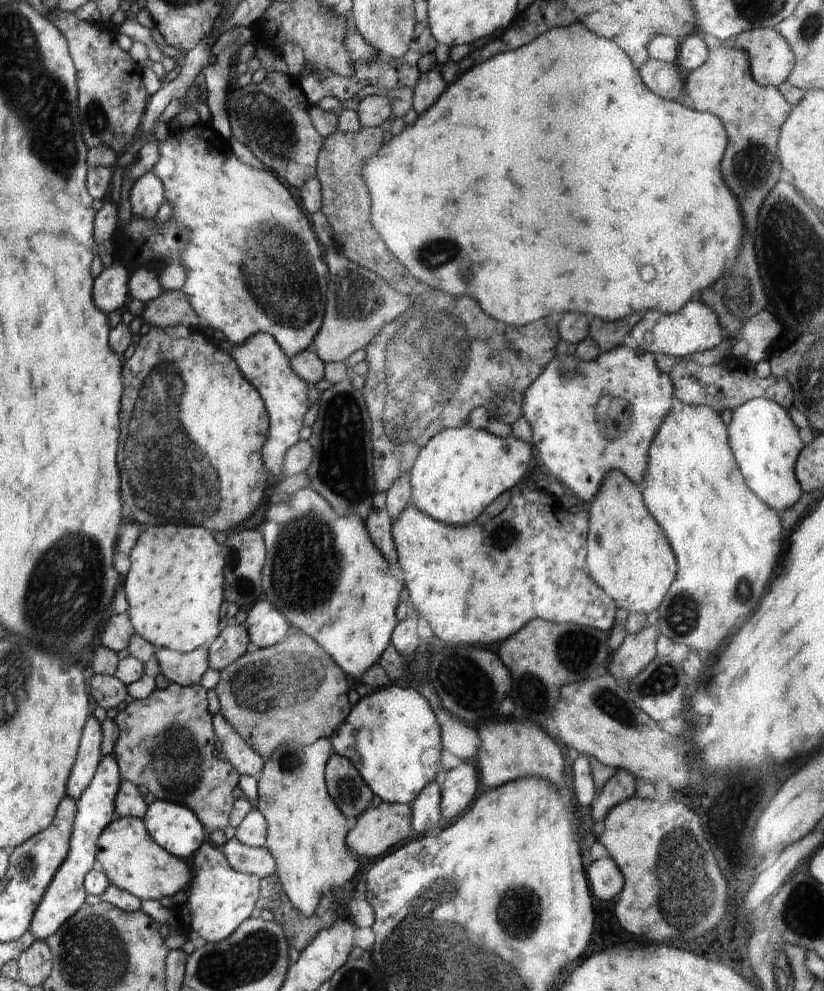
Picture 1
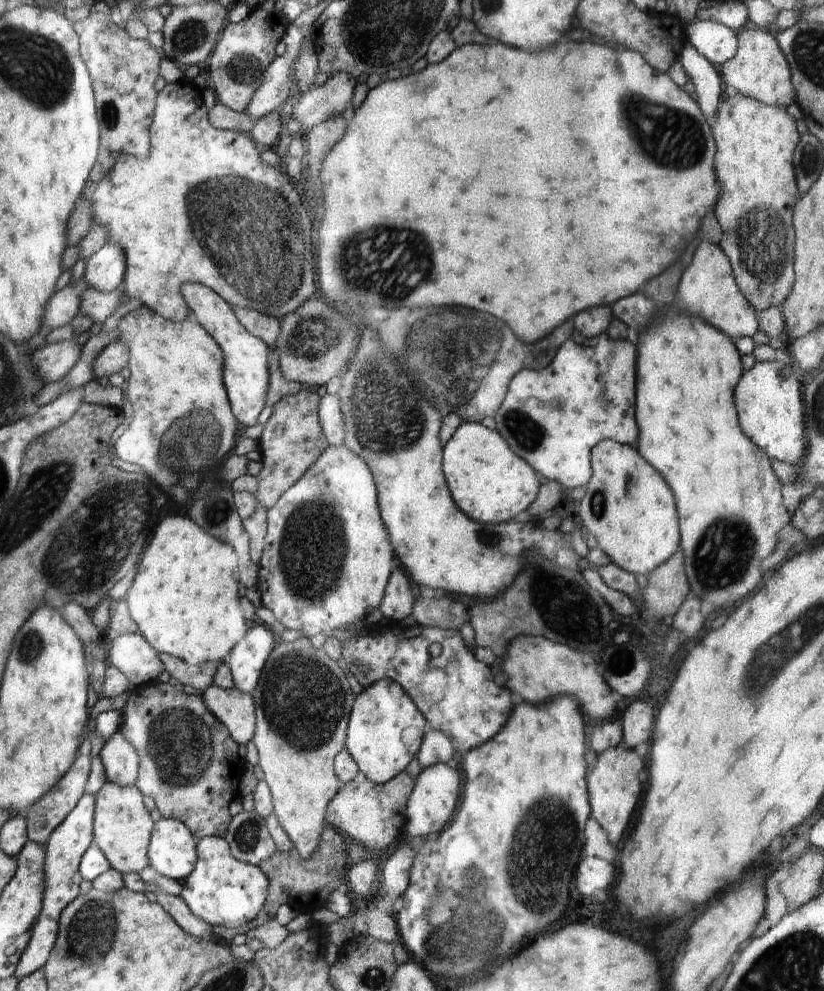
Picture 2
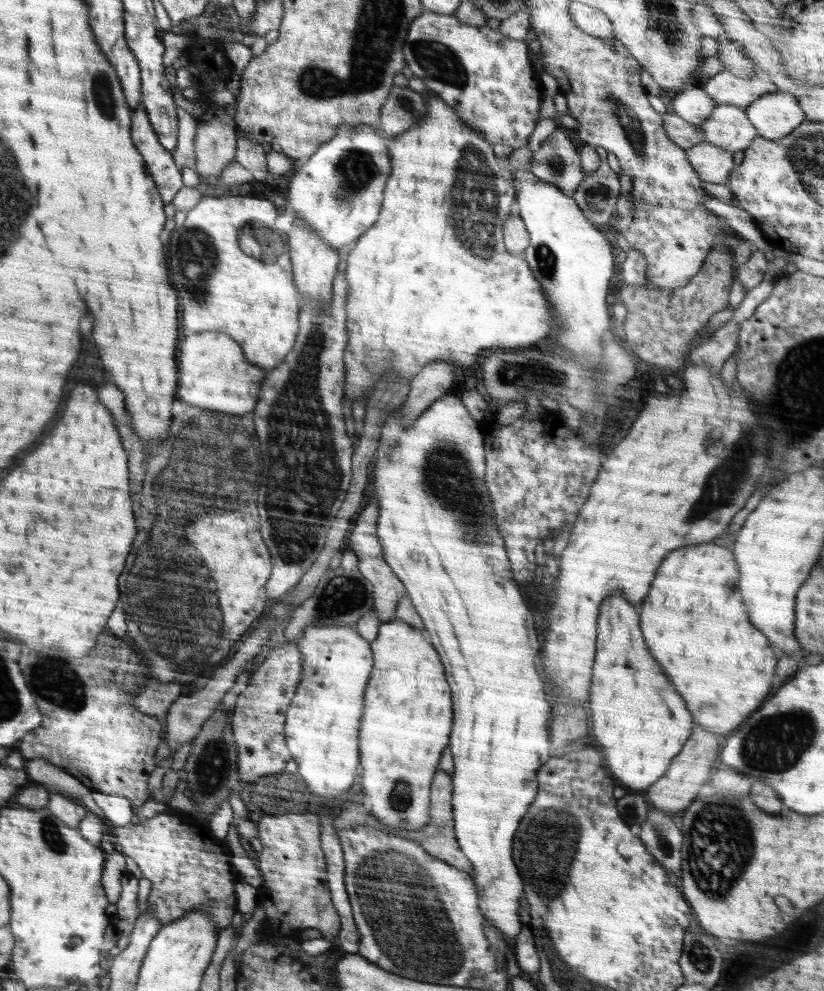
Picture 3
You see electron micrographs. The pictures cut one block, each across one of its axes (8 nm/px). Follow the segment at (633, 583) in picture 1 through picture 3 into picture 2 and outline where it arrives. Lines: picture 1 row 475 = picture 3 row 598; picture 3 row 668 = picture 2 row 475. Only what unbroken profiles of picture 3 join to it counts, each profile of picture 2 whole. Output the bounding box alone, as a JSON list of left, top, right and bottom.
[578,440,680,574]

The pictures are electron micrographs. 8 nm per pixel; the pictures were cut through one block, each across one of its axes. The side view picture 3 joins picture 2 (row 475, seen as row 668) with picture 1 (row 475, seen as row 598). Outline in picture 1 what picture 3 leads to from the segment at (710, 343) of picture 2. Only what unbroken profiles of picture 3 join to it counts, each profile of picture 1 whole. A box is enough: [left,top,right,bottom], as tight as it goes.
[642,405,782,652]

